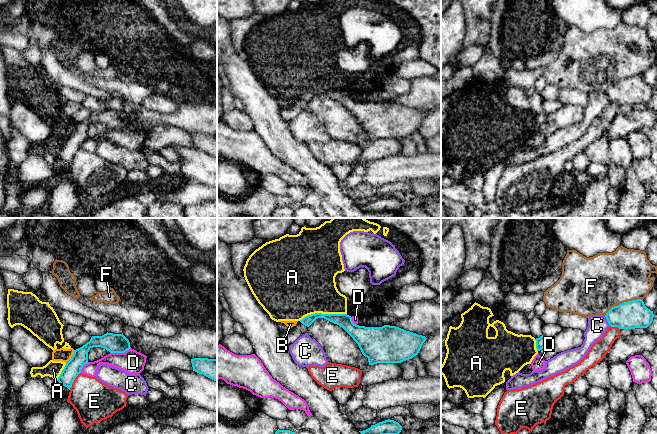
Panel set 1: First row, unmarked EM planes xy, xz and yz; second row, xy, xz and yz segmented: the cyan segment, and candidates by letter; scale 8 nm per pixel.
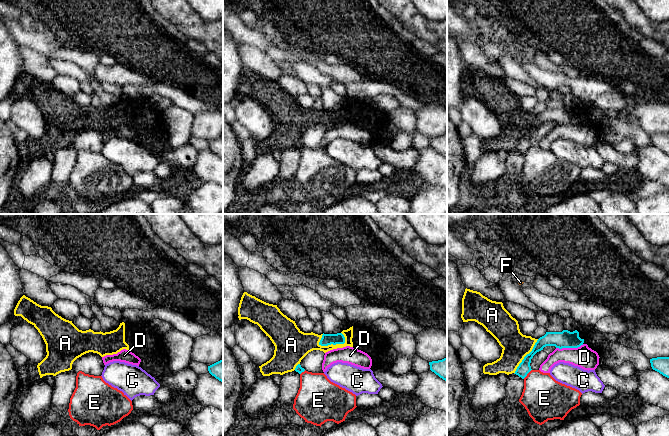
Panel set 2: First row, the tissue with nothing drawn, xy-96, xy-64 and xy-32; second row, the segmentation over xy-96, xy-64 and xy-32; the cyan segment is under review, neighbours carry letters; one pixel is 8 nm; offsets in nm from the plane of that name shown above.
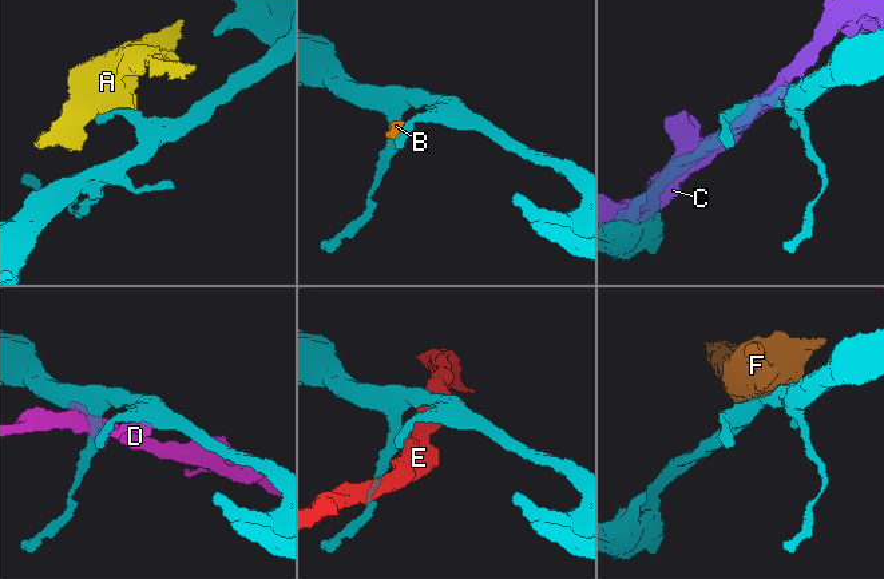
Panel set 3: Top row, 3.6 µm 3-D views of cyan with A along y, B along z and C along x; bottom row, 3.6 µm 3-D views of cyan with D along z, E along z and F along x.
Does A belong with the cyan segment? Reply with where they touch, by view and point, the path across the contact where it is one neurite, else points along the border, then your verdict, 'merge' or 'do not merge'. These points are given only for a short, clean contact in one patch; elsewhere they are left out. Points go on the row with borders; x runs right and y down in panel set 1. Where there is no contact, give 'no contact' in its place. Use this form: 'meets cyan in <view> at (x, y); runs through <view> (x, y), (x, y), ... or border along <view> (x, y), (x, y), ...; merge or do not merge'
meets cyan in xz at (321, 313); do not merge

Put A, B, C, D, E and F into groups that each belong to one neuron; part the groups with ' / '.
A B / C / D / E / F

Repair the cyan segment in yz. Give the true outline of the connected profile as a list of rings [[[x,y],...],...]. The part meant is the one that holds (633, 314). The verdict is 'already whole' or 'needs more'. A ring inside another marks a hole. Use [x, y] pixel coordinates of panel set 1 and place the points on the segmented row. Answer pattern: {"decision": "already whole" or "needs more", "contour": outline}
{"decision": "already whole", "contour": [[[637,299],[612,307],[605,315],[611,327],[619,329],[647,328],[653,321],[653,311]]]}

